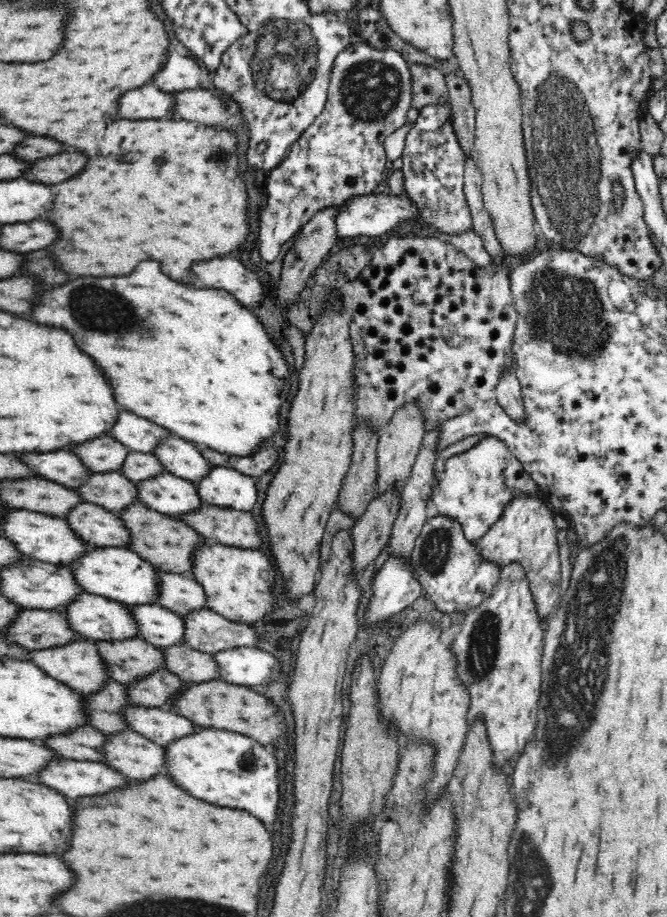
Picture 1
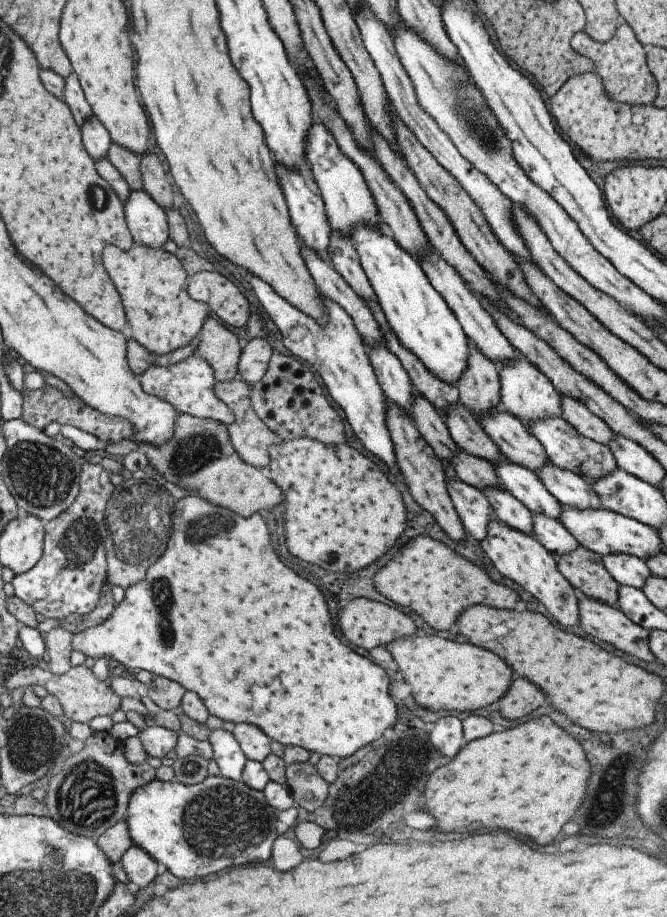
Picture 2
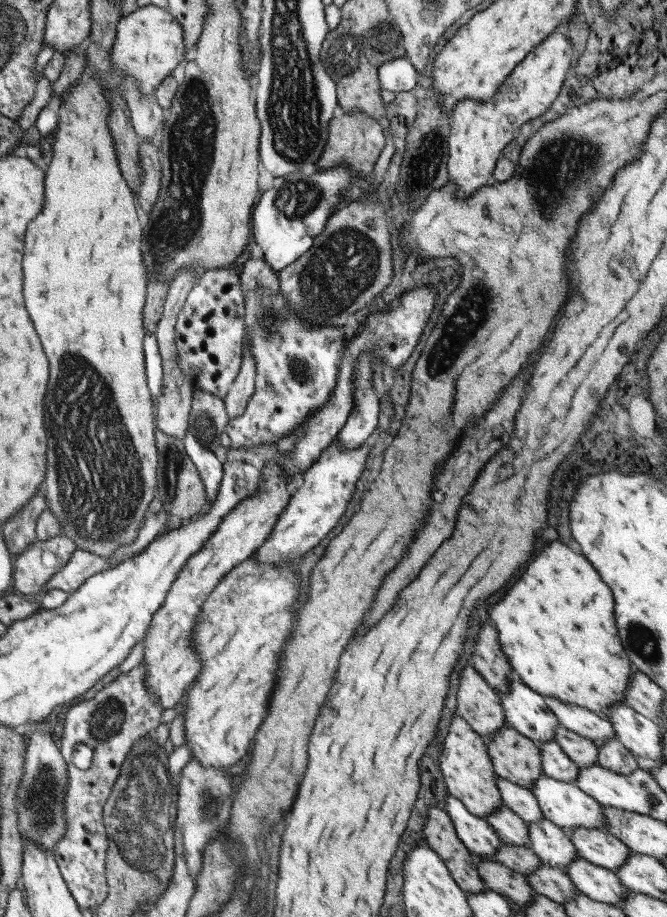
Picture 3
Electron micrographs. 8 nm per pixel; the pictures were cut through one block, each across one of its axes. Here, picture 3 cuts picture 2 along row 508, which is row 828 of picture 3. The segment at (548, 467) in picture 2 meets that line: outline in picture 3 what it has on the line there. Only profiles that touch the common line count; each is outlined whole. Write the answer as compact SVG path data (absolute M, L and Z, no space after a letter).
M579 826L566 832L578 855L595 866L618 871L630 857L630 848L606 829Z

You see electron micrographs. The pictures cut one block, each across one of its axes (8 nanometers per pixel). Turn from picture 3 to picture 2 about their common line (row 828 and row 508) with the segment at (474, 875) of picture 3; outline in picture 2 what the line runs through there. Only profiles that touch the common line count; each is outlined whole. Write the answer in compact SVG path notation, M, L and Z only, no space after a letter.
M388 402L387 406L386 422L394 443L400 476L404 478L412 498L436 519L440 528L453 541L466 539L468 534L455 509L454 503L451 501L451 496L447 489L446 475L444 475L444 469L442 469L442 461L436 456L434 449L419 433L410 416L390 402Z

